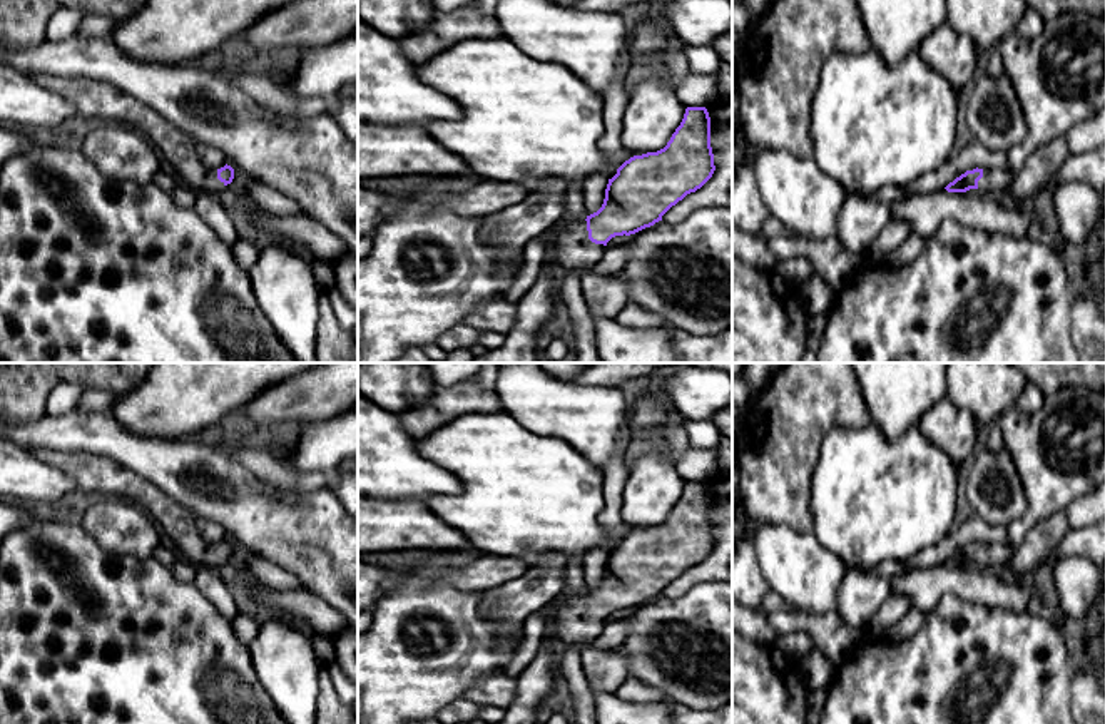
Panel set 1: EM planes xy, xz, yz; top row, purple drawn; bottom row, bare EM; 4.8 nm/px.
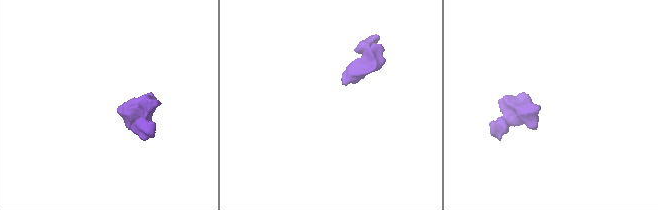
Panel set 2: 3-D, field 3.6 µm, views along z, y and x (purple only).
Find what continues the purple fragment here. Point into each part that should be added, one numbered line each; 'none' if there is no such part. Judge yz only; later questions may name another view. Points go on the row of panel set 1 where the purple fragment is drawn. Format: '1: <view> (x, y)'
1: yz (993, 179)

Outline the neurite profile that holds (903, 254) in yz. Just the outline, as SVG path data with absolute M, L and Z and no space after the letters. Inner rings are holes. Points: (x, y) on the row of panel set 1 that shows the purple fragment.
M911 234L899 247L891 251L883 261L889 264L908 264L911 263L923 249L923 239L916 234Z

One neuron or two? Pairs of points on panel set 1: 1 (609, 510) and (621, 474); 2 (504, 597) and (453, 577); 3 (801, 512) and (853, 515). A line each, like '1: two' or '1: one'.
1: one
2: two
3: two

